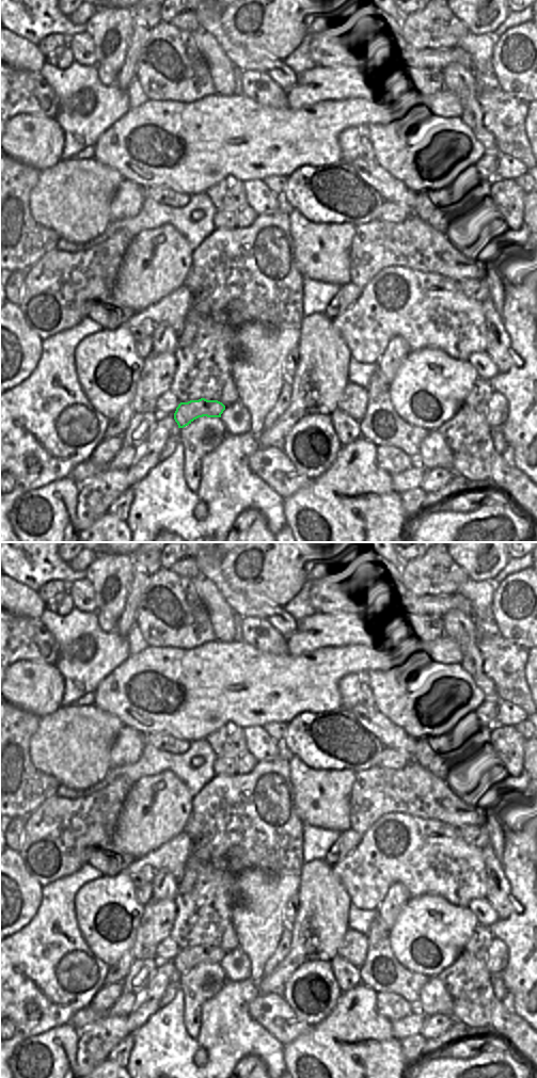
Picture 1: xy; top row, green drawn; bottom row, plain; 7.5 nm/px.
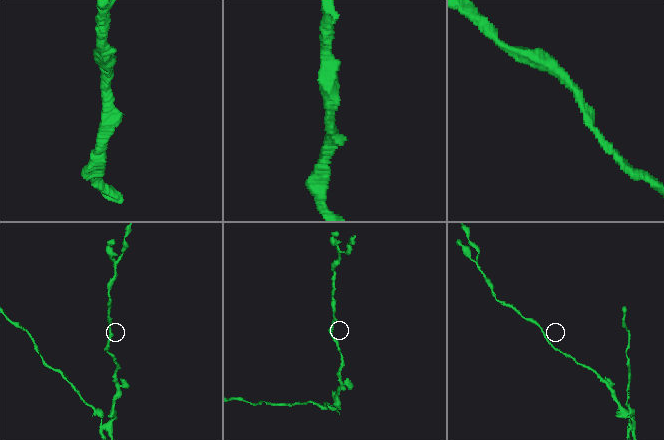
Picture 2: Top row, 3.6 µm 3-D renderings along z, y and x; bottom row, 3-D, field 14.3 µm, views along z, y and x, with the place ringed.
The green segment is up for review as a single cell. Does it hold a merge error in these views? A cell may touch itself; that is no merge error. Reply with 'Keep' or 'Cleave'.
Cleave.

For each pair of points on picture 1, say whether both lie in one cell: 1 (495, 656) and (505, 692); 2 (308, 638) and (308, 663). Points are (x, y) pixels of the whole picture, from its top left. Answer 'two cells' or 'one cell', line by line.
1: one cell
2: two cells

